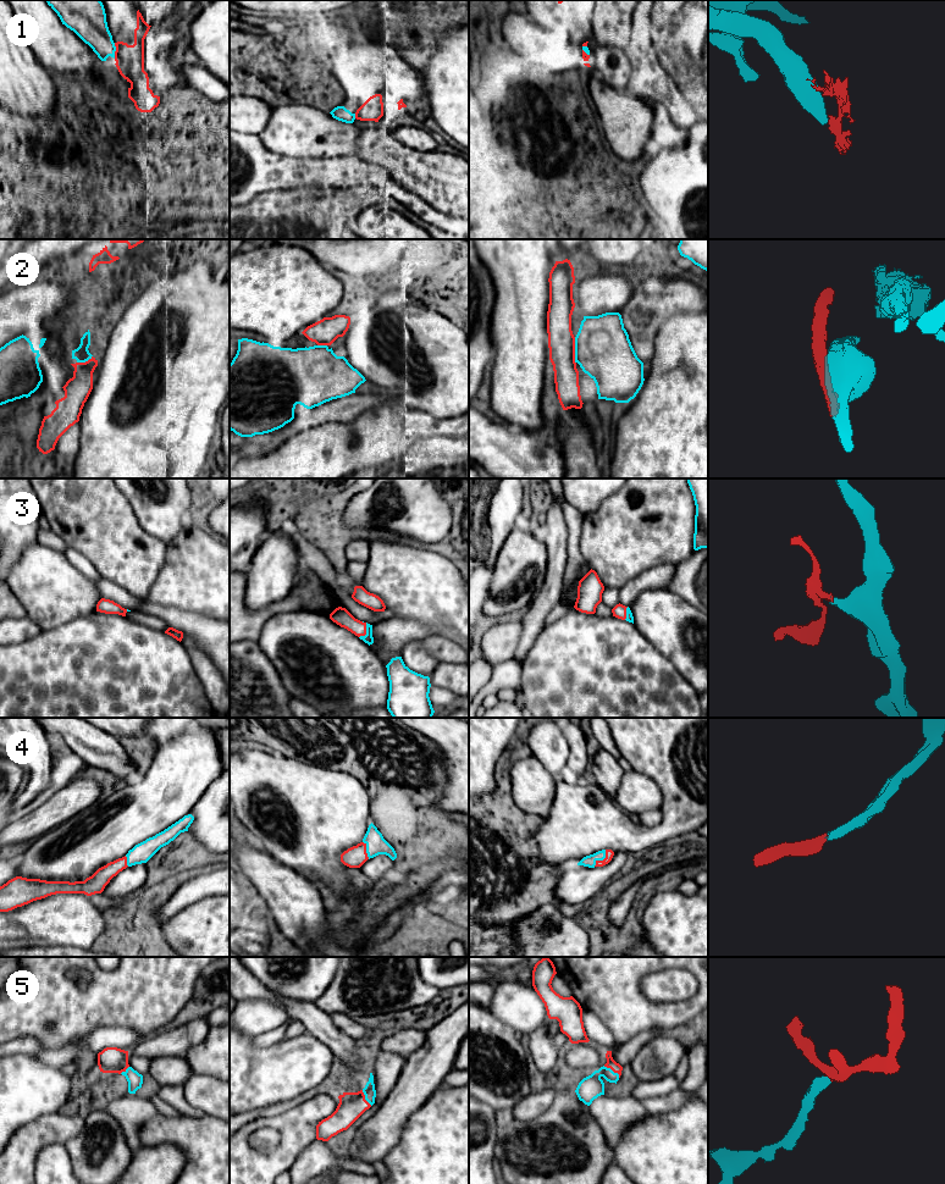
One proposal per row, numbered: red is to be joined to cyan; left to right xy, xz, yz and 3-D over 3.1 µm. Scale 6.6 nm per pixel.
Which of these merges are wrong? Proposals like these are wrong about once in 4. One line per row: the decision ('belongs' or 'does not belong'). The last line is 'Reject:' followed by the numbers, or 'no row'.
1: does not belong
2: belongs
3: belongs
4: belongs
5: belongs
Reject: 1

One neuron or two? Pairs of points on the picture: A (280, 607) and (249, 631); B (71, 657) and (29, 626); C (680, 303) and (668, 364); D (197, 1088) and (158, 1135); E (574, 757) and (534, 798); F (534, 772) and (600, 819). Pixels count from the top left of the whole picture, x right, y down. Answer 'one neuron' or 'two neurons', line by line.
A: one neuron
B: two neurons
C: two neurons
D: two neurons
E: two neurons
F: two neurons

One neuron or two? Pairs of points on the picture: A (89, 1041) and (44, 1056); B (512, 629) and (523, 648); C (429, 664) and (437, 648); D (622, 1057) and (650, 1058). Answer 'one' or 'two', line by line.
A: one
B: two
C: two
D: two

